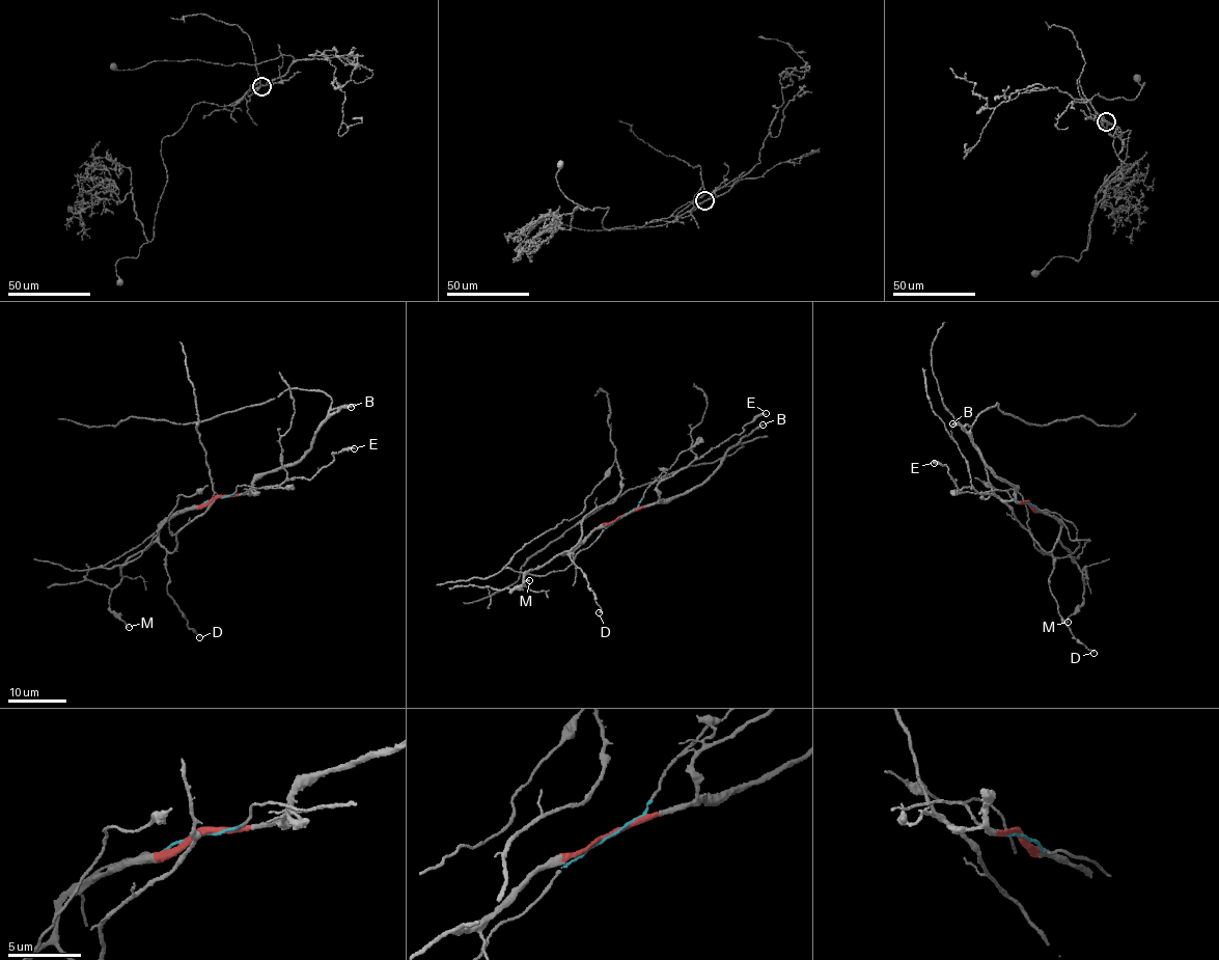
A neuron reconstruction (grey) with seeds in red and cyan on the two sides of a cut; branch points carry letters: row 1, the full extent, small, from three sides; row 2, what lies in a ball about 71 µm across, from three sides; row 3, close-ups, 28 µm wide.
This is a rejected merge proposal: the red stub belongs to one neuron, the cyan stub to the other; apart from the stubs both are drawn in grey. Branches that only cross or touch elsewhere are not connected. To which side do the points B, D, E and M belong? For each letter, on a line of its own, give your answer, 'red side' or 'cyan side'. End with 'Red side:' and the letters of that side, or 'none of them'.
B: red side
D: red side
E: red side
M: red side
Red side: B, D, E, M

